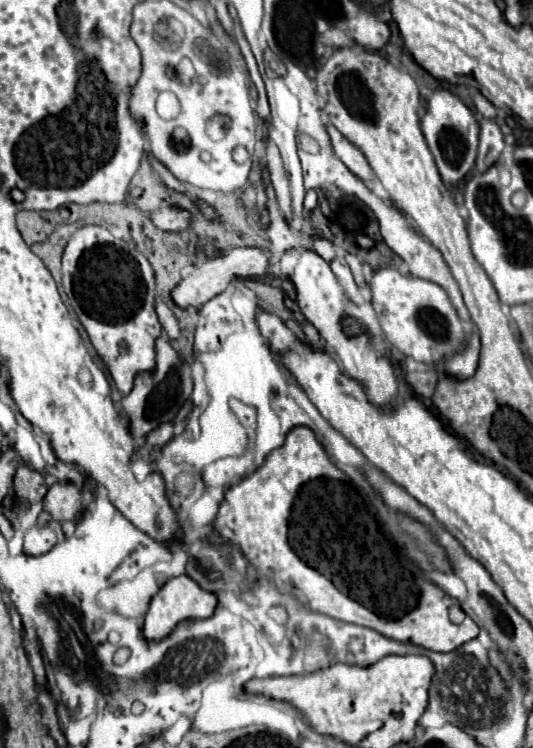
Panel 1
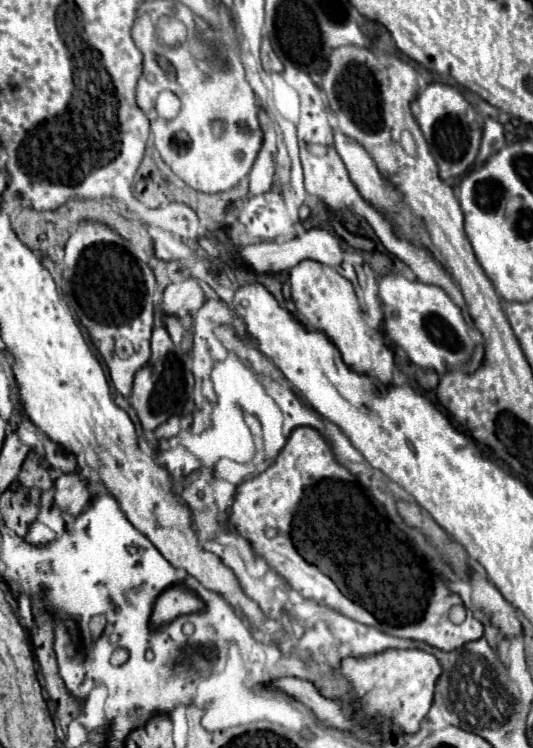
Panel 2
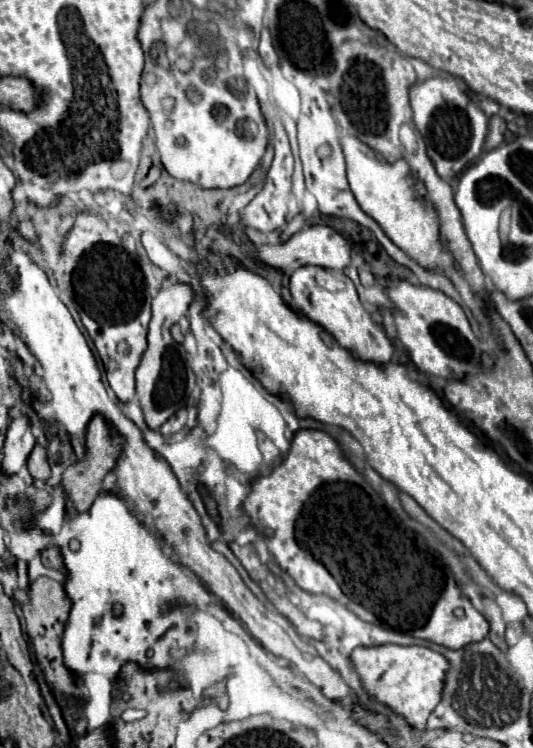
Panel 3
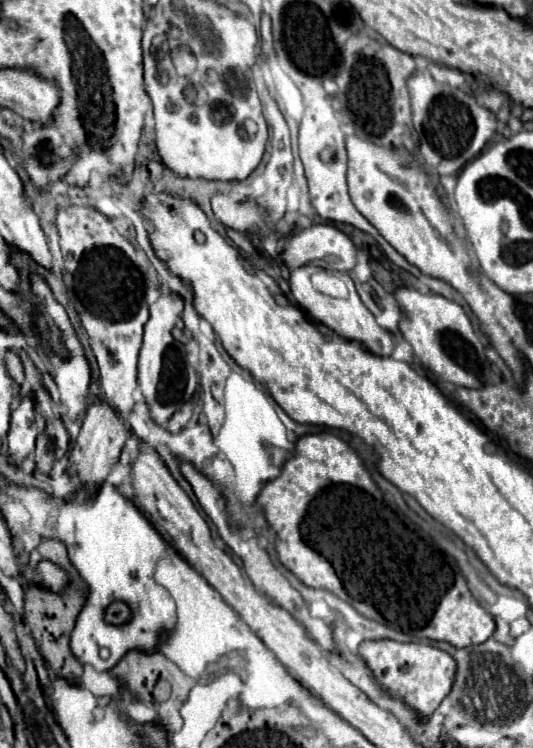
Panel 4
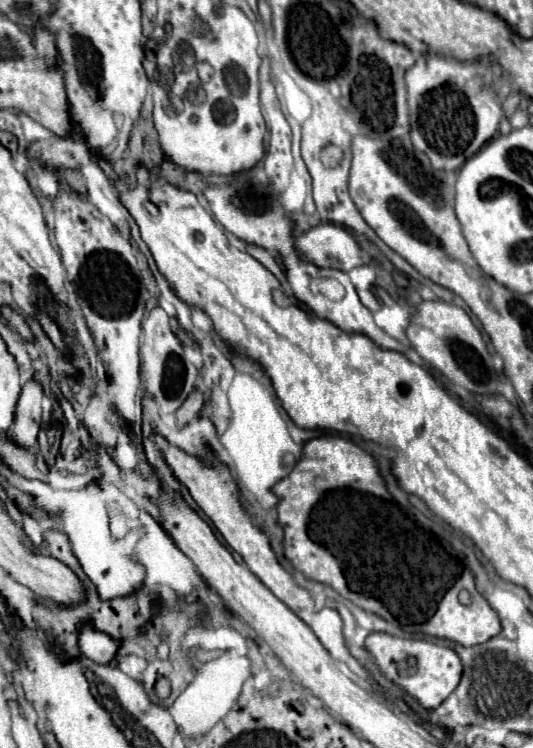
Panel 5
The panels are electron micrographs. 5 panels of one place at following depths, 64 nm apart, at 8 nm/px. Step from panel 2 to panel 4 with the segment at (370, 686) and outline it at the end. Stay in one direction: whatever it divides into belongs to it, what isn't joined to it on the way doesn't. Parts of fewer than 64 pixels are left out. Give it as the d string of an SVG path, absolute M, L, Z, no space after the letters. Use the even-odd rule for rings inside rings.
M366 640L360 644L360 654L366 664L372 668L378 682L388 694L404 698L422 720L428 720L440 702L452 690L452 676L456 676L456 660L430 644L420 642L396 642L396 640ZM402 666L408 666L408 672L400 672Z

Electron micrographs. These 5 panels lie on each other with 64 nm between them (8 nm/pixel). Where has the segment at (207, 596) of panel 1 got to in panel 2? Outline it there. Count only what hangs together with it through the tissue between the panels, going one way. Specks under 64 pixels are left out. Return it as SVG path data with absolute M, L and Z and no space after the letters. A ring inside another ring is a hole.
M176 584L158 596L152 612L152 626L162 626L180 614L200 612L202 608L204 604L196 594L188 592L182 584Z

